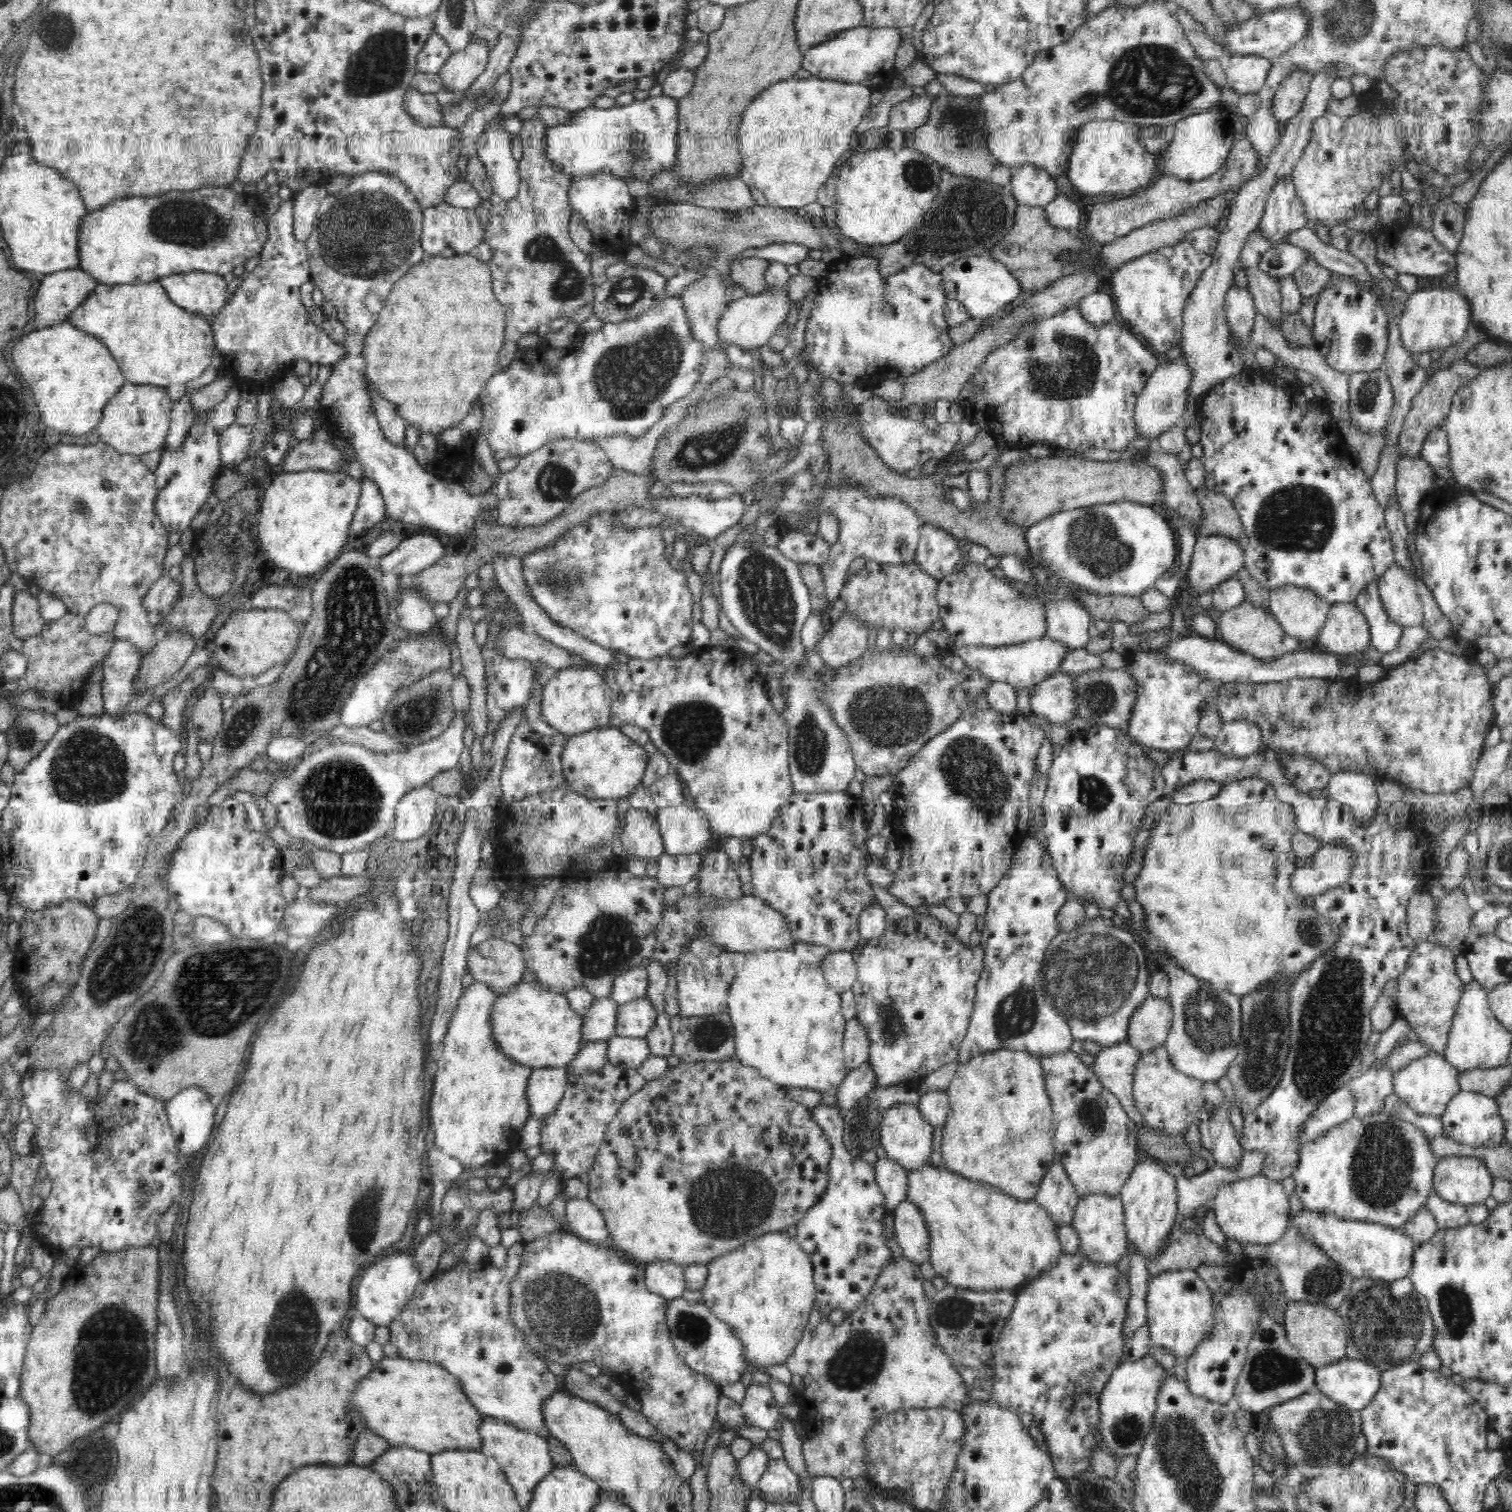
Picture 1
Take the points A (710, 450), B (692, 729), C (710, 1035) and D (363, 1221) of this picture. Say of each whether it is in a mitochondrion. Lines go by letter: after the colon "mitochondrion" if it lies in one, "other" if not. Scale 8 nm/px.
A: mitochondrion
B: mitochondrion
C: mitochondrion
D: mitochondrion

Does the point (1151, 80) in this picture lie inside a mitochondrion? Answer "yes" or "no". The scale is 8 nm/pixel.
yes

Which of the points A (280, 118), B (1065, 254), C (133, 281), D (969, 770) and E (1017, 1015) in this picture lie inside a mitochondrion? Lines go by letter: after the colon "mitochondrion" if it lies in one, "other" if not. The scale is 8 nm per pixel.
A: other
B: mitochondrion
C: other
D: mitochondrion
E: mitochondrion

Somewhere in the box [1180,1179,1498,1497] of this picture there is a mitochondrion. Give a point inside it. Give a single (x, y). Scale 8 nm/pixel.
(1387, 1325)

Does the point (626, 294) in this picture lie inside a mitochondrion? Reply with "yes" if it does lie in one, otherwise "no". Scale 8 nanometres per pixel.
yes

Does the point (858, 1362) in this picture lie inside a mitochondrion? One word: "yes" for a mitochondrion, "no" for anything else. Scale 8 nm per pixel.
yes

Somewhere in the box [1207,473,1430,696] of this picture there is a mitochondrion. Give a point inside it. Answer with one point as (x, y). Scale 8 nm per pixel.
(1302, 518)

